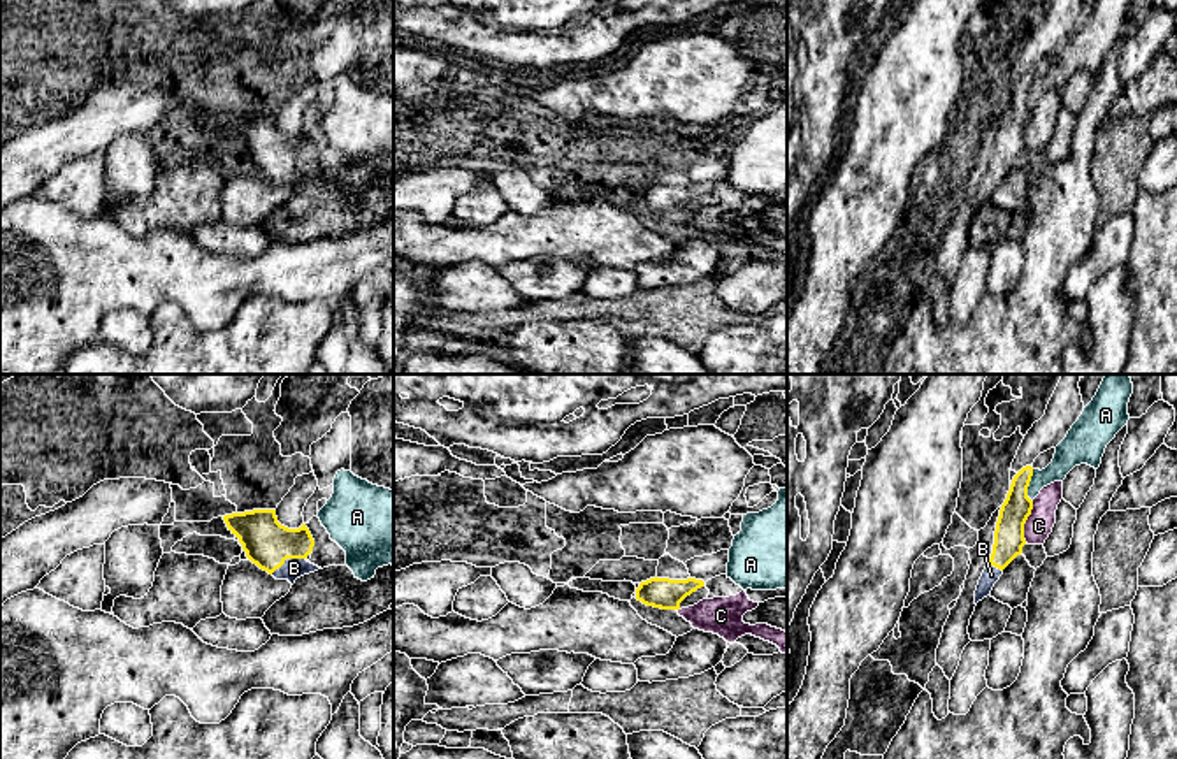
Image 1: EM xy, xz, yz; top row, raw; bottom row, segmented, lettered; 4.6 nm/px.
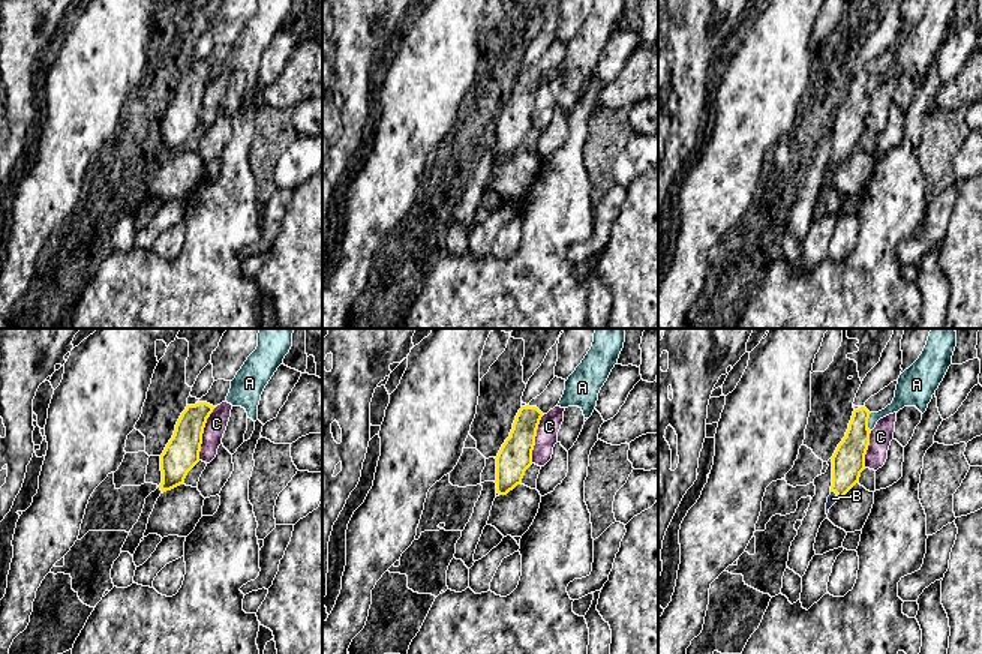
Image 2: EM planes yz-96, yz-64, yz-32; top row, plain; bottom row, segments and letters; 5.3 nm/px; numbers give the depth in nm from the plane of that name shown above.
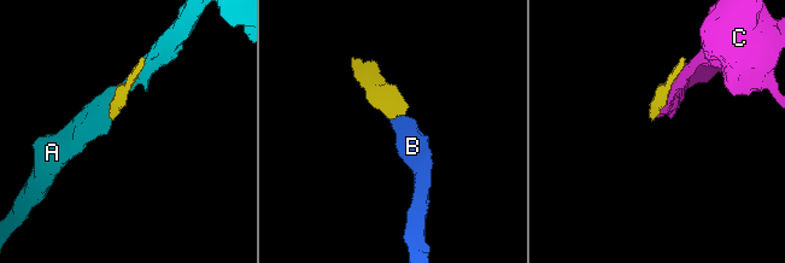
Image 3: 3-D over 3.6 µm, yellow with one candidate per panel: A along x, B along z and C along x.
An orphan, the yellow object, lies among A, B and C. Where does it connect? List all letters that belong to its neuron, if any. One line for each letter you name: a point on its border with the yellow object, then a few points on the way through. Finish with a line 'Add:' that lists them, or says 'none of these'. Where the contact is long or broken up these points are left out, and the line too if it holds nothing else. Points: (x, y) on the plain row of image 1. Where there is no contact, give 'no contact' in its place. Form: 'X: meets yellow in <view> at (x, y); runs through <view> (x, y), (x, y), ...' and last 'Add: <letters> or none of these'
B: meets yellow in xy at (287, 164); runs through xy (267, 150), (287, 164), (294, 174)
Add: B

